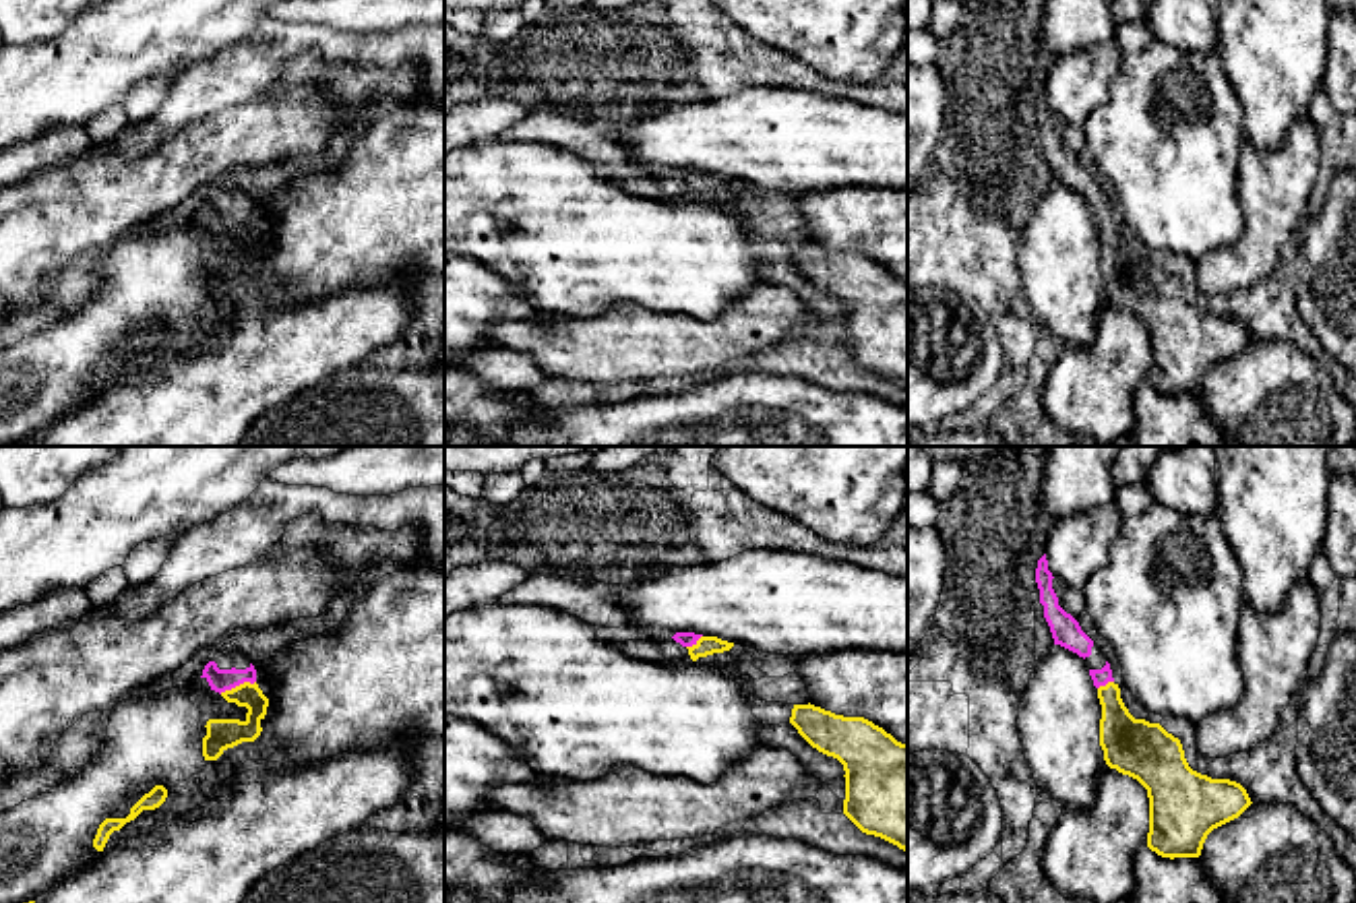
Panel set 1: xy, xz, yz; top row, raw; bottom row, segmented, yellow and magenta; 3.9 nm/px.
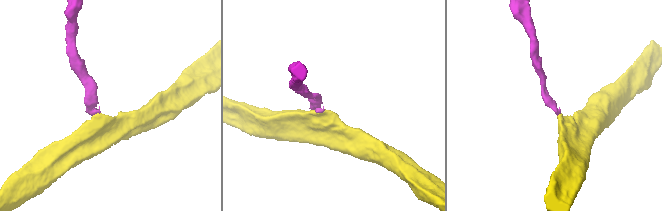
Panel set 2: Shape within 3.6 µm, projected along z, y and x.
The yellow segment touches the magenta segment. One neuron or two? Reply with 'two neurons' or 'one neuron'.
one neuron

